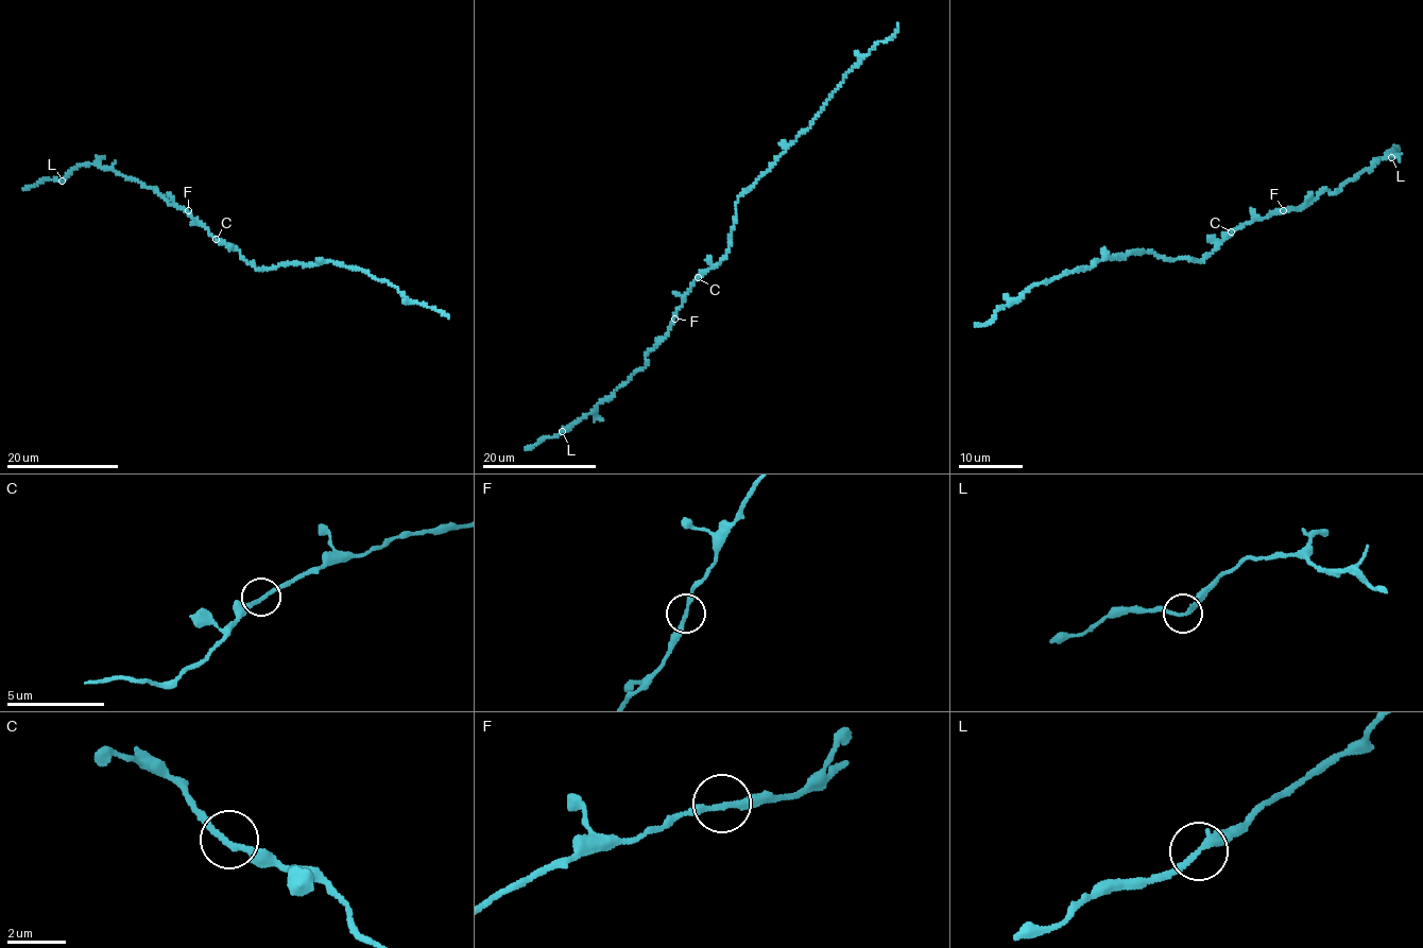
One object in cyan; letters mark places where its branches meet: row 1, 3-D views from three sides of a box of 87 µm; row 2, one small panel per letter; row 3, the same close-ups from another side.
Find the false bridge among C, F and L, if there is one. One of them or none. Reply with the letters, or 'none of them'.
none of them

